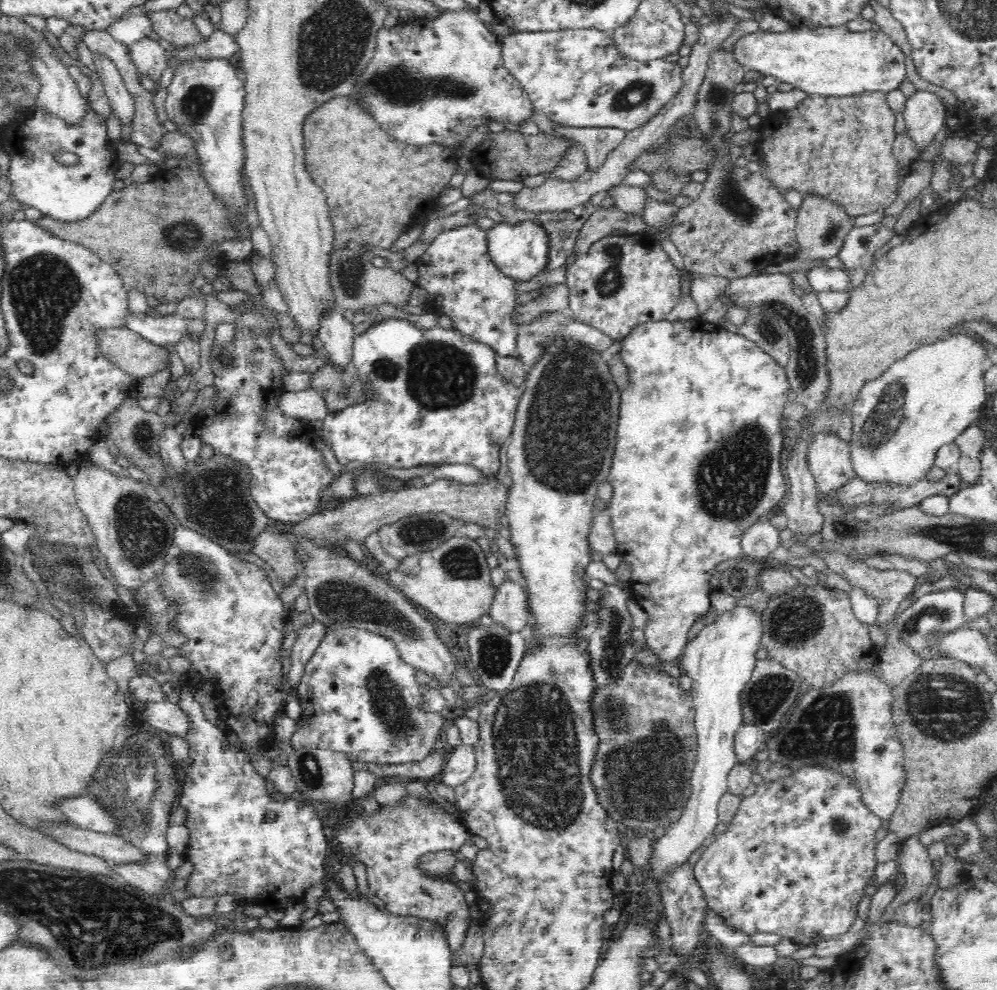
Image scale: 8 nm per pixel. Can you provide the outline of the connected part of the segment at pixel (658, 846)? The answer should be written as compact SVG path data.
M737 606L733 612L719 612L714 622L706 624L688 642L678 659L680 670L692 678L690 691L695 704L697 757L690 777L690 796L682 816L667 826L664 836L654 838L650 858L641 872L642 882L652 880L656 890L673 871L688 864L688 858L705 844L706 838L715 832L716 825L720 823L717 808L728 791L729 772L739 763L734 738L743 725L740 693L757 661L755 654L761 637L760 617L761 614L748 607Z

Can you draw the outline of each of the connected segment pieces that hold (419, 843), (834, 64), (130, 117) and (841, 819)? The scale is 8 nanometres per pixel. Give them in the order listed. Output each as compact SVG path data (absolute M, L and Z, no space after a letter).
M411 794L406 798L404 807L388 809L380 808L378 814L370 816L369 814L356 814L354 818L346 818L338 823L335 830L334 839L338 841L336 856L343 864L348 864L348 859L354 859L362 862L366 866L367 881L370 893L378 896L385 904L388 913L398 916L413 916L437 923L442 923L446 929L446 936L453 953L462 949L466 938L466 932L470 924L470 915L468 914L468 904L464 899L465 887L459 883L434 880L430 876L418 871L417 859L424 854L439 851L458 852L461 847L468 842L471 836L466 826L460 821L457 813L447 814L440 808L430 807L426 803L420 803Z
M846 25L840 27L790 28L774 33L758 30L740 38L734 46L738 63L765 75L774 76L779 82L792 84L808 94L825 97L846 97L883 92L888 94L900 88L906 78L904 52L884 31L851 31Z
M98 53L94 62L96 64L96 72L103 82L109 104L114 111L114 116L120 120L122 129L128 128L130 124L133 124L136 114L134 96L126 88L123 76L110 58Z
M822 765L803 766L798 770L793 770L785 777L772 780L764 779L756 787L752 796L746 798L742 796L738 812L736 812L730 824L726 826L726 832L708 846L694 866L696 879L703 889L703 894L706 895L708 906L714 912L718 912L728 926L733 926L748 935L756 932L778 934L778 936L790 939L794 944L799 944L801 948L810 946L810 944L817 945L820 940L824 941L835 936L842 936L844 932L848 932L852 928L854 920L856 920L858 904L866 896L864 888L874 884L874 875L879 864L878 857L876 857L876 832L886 828L886 824L876 814L873 814L864 803L862 789L858 784L860 784L860 781L856 777L846 774L844 771L837 771Z

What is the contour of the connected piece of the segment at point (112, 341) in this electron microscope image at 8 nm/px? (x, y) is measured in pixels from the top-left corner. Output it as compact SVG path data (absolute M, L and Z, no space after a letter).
M126 328L109 329L101 334L102 353L134 381L160 375L170 370L172 352L153 344L140 334Z

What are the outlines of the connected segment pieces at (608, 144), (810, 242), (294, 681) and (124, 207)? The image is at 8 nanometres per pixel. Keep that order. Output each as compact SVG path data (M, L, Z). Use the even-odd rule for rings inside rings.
M554 126L561 137L572 137L586 149L588 169L597 169L626 137L627 131L622 128L573 128Z
M810 192L804 193L802 204L797 211L796 236L800 243L802 258L828 259L837 256L842 250L846 236L854 226L854 217L846 211L844 205L830 200L824 195Z
M314 619L297 631L297 639L290 653L291 668L288 674L288 684L292 690L297 690L305 662L314 654L328 632L328 625Z
M198 161L169 182L161 178L113 190L84 221L68 223L42 216L35 224L62 240L92 250L115 267L127 291L140 290L146 298L152 296L160 304L192 296L206 301L208 295L192 284L202 274L202 262L212 262L212 266L226 270L226 264L234 256L222 251L220 244L251 238L246 211L230 209L229 203L214 193Z

